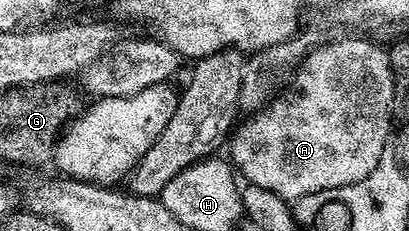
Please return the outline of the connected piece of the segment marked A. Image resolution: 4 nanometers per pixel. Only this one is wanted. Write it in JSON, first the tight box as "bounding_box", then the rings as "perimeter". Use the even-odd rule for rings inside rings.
{"bounding_box":[231,35,393,203],"perimeter":[[[357,35],[327,41],[313,48],[296,70],[297,93],[290,97],[278,96],[264,109],[254,112],[250,121],[242,120],[236,126],[231,137],[231,161],[239,173],[241,168],[250,186],[296,203],[300,197],[309,197],[312,193],[322,195],[328,189],[357,183],[375,169],[383,149],[391,141],[389,125],[393,115],[393,72],[384,48],[380,49],[373,41],[353,36]]]}

